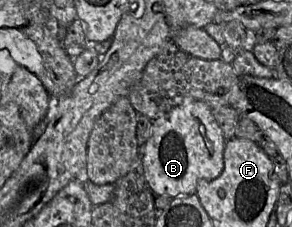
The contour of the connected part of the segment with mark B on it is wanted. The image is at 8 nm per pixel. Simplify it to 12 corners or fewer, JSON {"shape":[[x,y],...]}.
{"shape":[[208,104],[152,121],[141,151],[155,196],[221,175],[226,140]]}

